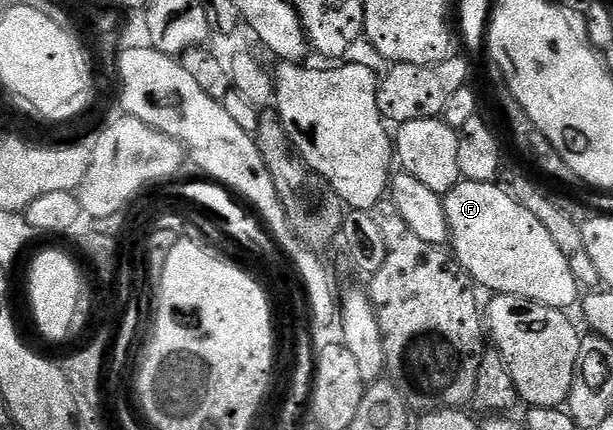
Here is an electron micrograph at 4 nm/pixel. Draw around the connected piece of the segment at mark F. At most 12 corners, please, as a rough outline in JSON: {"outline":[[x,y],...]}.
{"outline":[[497,183],[444,203],[475,285],[570,310],[580,285],[539,220]]}

